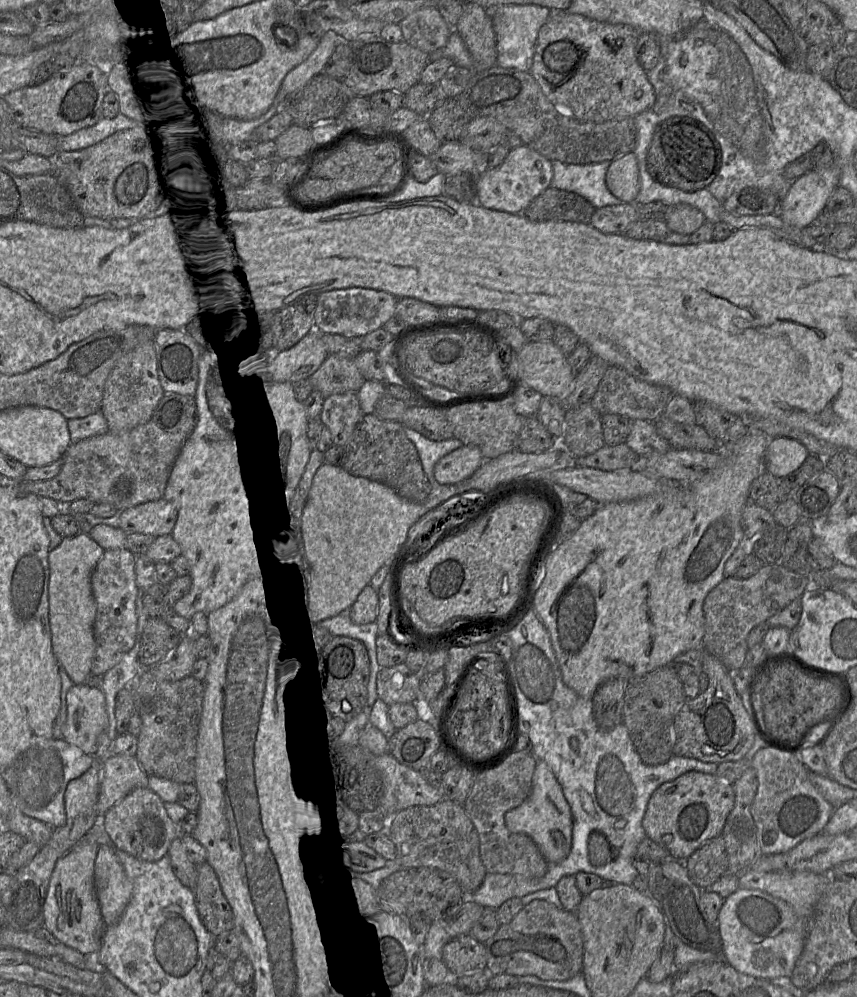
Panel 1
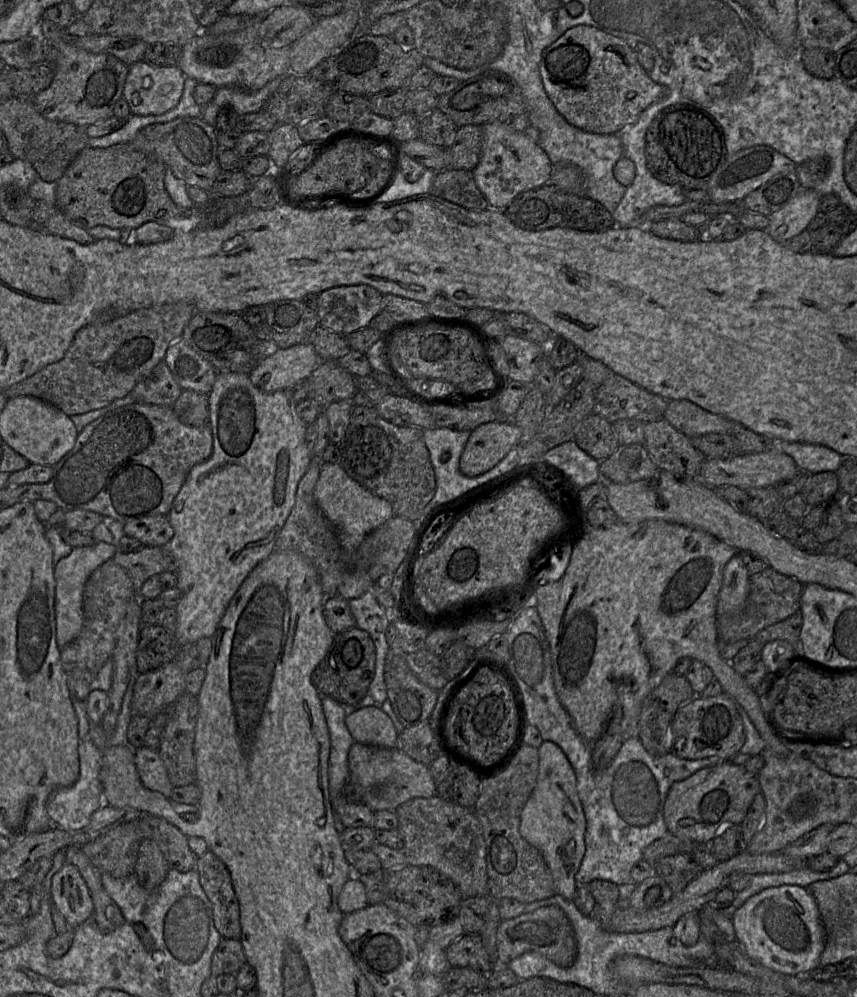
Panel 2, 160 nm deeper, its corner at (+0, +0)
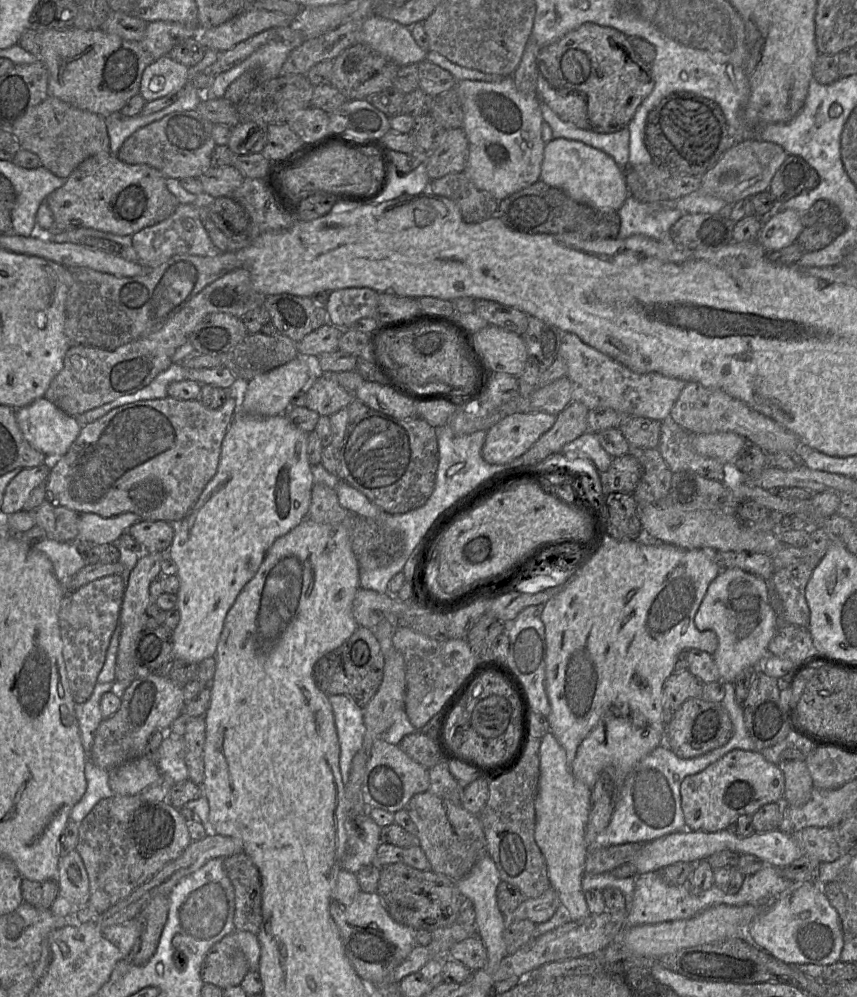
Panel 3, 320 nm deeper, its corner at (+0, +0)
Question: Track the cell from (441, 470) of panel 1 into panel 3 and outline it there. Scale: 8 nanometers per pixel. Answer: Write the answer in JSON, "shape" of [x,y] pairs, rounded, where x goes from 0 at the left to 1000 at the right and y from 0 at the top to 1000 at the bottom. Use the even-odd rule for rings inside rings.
{"shape":[[[635,413],[590,417],[568,432],[562,459],[574,466],[597,463],[642,431],[649,420],[650,416]]]}

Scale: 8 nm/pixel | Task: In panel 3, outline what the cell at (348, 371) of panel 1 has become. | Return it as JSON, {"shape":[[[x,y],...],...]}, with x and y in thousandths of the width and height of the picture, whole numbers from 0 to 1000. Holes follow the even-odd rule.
{"shape":[[[369,372],[358,388],[358,408],[372,417],[386,417],[405,408],[414,399],[413,394]]]}

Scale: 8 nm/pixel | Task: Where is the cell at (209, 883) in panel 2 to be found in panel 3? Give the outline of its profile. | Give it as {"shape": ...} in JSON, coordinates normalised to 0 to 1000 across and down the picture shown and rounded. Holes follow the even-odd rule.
{"shape":[[[285,856],[261,861],[260,870],[274,894],[274,932],[300,937],[306,925],[306,887],[301,871]]]}

